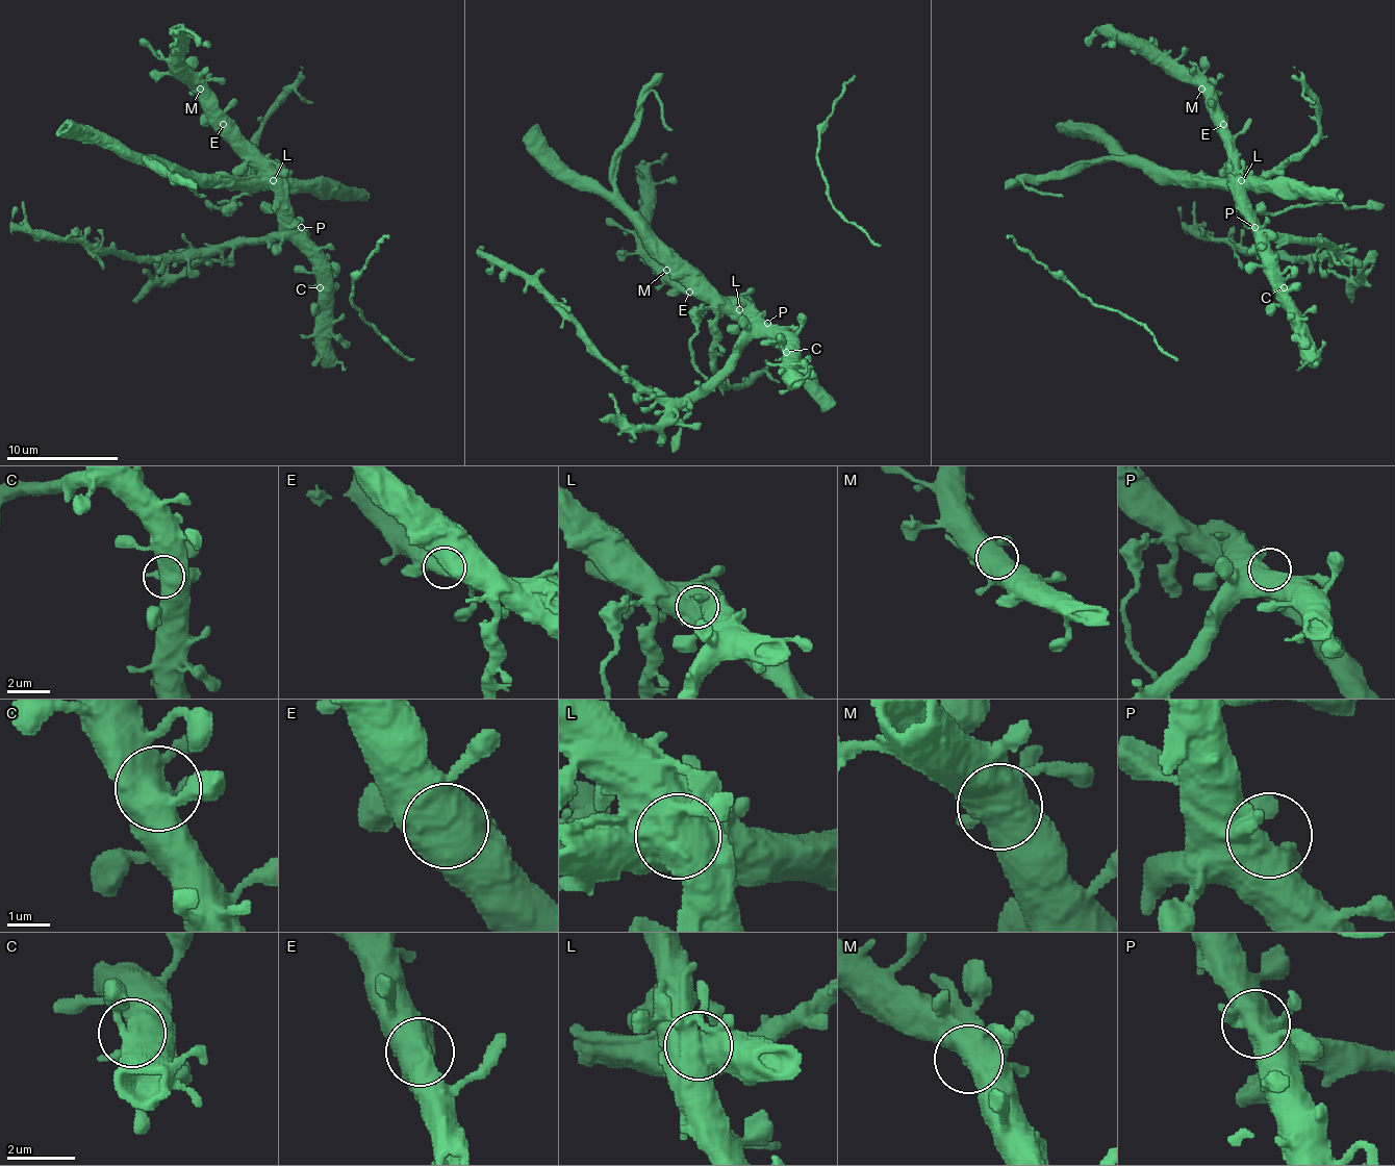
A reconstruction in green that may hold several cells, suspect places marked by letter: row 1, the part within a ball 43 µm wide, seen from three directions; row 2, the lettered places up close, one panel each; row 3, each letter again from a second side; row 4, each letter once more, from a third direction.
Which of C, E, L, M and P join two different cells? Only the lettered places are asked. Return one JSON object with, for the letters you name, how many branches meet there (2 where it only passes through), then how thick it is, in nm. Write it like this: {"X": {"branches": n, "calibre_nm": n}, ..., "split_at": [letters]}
{"L": {"branches": 1, "calibre_nm": 1150}, "split_at": ["L"]}

